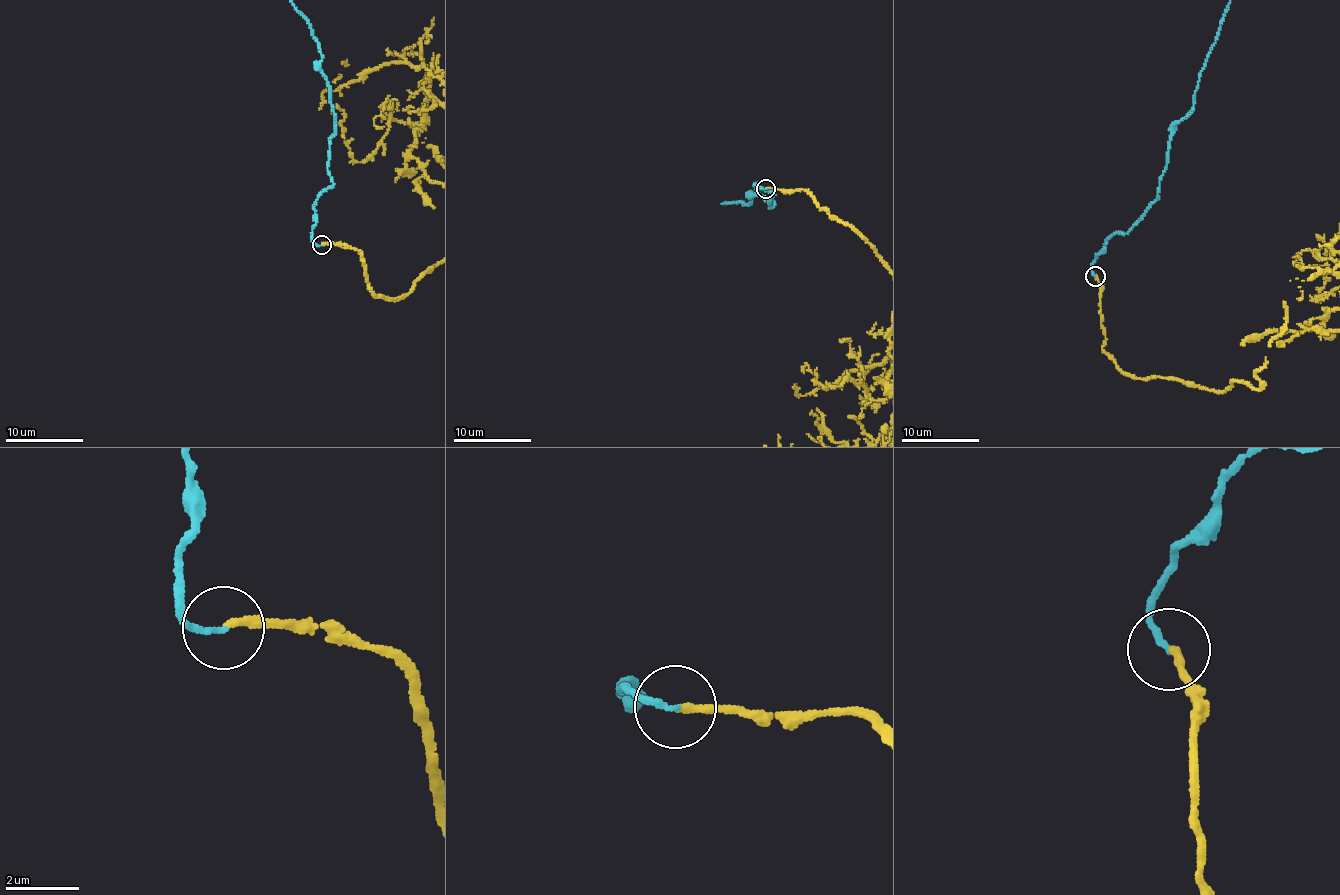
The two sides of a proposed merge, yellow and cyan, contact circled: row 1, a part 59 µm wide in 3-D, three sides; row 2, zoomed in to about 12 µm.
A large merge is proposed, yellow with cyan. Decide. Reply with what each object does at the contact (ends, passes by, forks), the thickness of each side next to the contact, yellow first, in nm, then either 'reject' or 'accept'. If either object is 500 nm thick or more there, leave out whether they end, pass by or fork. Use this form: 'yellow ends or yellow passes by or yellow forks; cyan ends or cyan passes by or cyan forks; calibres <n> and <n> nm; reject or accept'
yellow ends; cyan ends; calibres 200 and 150 nm; reject

